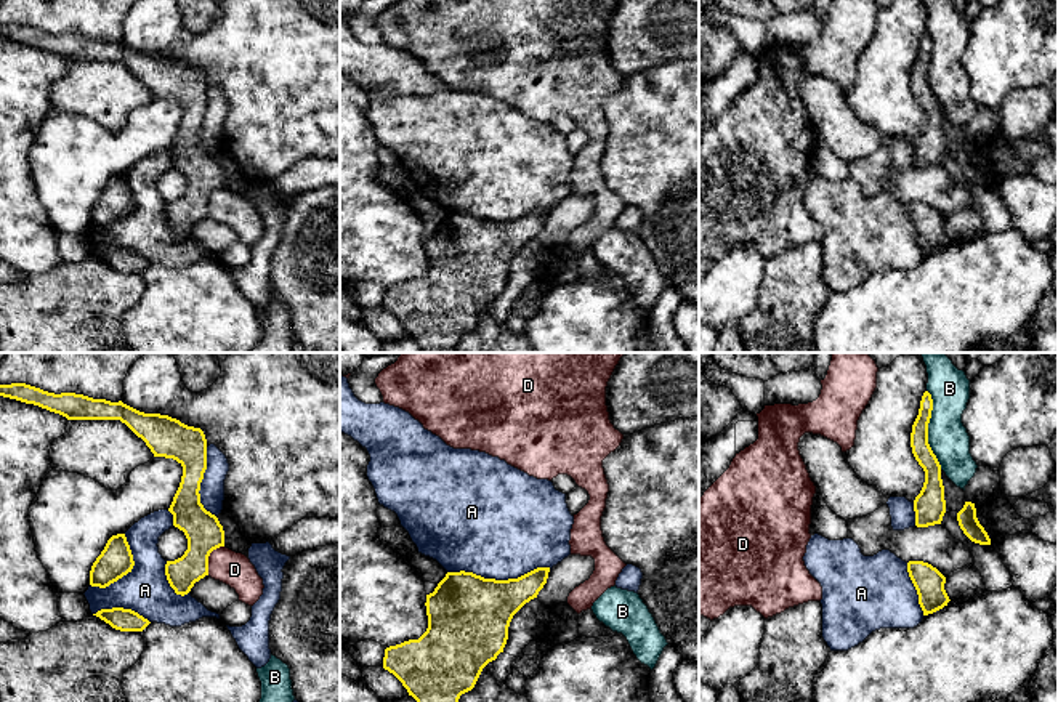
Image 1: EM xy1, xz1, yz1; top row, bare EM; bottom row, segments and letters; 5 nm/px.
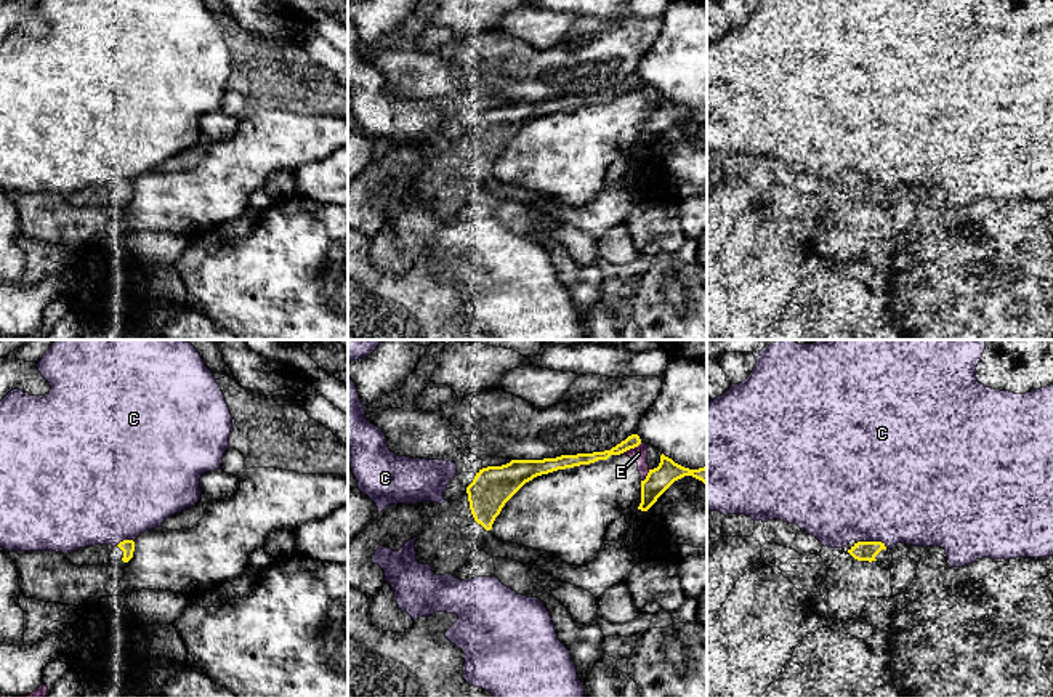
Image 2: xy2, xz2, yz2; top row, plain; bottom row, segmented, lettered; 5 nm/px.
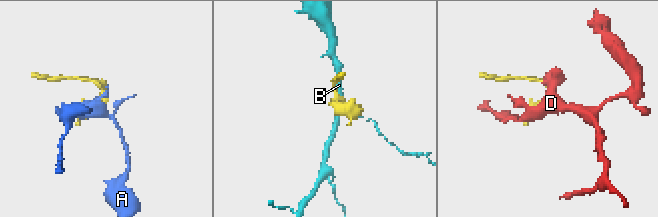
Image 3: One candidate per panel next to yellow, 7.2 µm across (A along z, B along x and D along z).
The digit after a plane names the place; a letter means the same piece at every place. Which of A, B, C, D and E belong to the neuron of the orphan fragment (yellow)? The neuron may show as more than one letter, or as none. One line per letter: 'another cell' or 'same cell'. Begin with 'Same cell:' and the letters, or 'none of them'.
Same cell: none of them
A: another cell
B: another cell
C: another cell
D: another cell
E: another cell

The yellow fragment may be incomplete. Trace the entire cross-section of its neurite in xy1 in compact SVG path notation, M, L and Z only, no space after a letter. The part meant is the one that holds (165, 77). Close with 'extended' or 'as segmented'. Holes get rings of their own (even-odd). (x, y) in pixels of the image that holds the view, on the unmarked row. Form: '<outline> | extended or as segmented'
M26 24L0 26L0 37L38 46L67 61L120 61L146 83L154 98L176 101L183 107L183 117L168 152L173 155L173 167L184 173L188 191L181 199L167 202L165 216L175 234L181 237L208 216L208 197L213 191L224 188L224 171L218 159L200 144L199 131L207 111L207 80L200 69L188 67L168 56L139 53L122 42L111 43L75 34L55 35Z | as segmented

